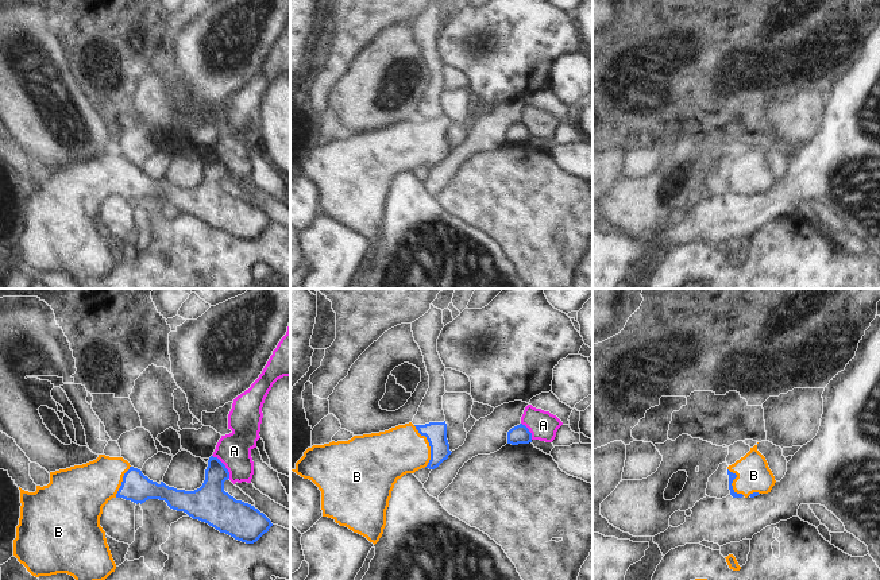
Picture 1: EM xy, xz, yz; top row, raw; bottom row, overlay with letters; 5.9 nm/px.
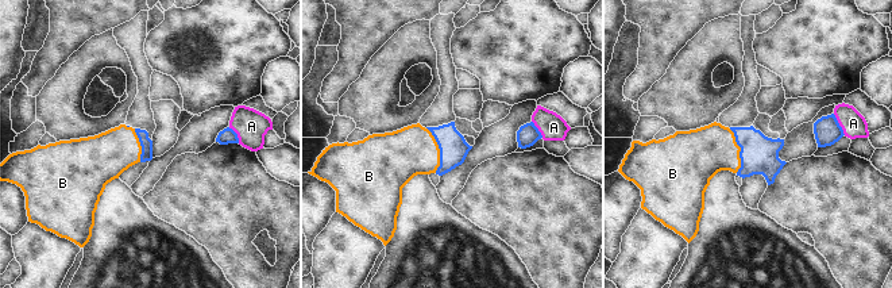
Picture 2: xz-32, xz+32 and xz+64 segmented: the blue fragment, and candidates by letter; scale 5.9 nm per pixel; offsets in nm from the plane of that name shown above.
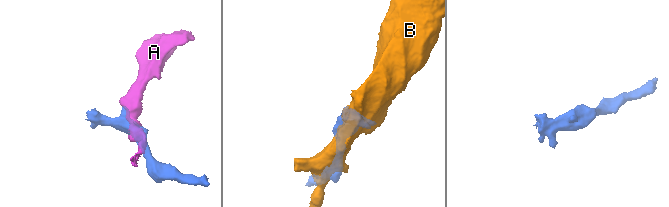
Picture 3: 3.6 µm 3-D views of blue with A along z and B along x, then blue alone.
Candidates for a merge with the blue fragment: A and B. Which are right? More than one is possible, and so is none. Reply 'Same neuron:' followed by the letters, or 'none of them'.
Same neuron: B

